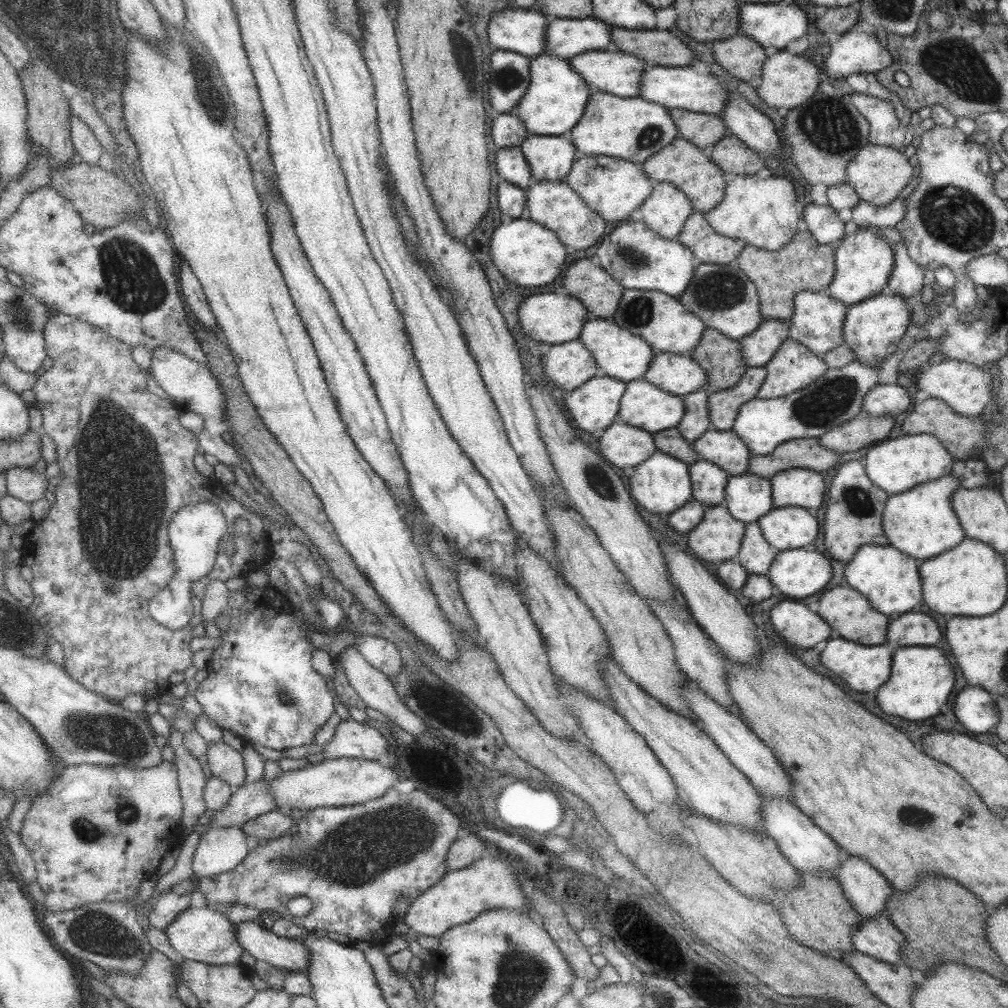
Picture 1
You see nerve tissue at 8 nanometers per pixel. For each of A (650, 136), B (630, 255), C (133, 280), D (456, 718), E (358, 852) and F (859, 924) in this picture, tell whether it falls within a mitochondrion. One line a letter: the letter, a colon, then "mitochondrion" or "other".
A: mitochondrion
B: mitochondrion
C: mitochondrion
D: other
E: mitochondrion
F: other

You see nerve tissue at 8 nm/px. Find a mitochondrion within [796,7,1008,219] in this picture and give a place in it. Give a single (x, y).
(955, 63)

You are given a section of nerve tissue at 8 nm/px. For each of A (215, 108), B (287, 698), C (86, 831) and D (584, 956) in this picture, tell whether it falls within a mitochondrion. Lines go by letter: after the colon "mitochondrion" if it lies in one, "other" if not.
A: mitochondrion
B: mitochondrion
C: mitochondrion
D: other

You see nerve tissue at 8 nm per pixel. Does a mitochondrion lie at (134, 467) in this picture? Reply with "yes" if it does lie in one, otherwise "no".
yes

